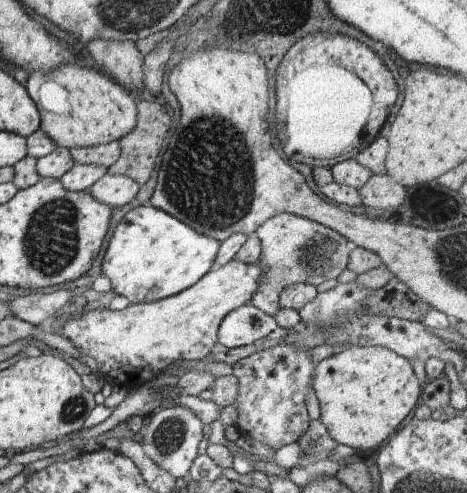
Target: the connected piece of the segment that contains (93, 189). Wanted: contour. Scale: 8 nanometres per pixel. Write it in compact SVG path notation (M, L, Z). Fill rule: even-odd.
M107 172L88 188L88 192L98 202L103 202L113 209L134 200L134 196L140 192L140 186L141 183L128 175L114 175Z

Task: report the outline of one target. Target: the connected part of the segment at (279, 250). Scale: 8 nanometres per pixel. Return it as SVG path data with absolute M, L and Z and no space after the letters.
M290 213L279 214L266 220L254 233L261 244L259 265L264 268L293 266L294 270L290 270L290 282L308 282L318 286L326 280L338 278L348 269L348 265L344 265L344 262L349 263L346 250L338 248L336 243L320 234L314 236L314 230L322 230L322 224L314 226L312 220Z

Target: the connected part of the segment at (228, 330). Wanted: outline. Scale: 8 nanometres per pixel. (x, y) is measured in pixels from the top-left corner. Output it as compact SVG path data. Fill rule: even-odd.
M251 302L242 304L224 318L217 330L218 343L226 348L246 346L267 337L276 327L277 322L269 314Z

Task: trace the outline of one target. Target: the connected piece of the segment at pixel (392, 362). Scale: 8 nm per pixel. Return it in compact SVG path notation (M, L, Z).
M382 345L352 346L341 353L336 352L316 365L313 377L312 384L320 405L320 422L336 442L356 450L380 449L381 445L396 432L400 422L420 404L423 384L418 380L413 364L408 358Z

